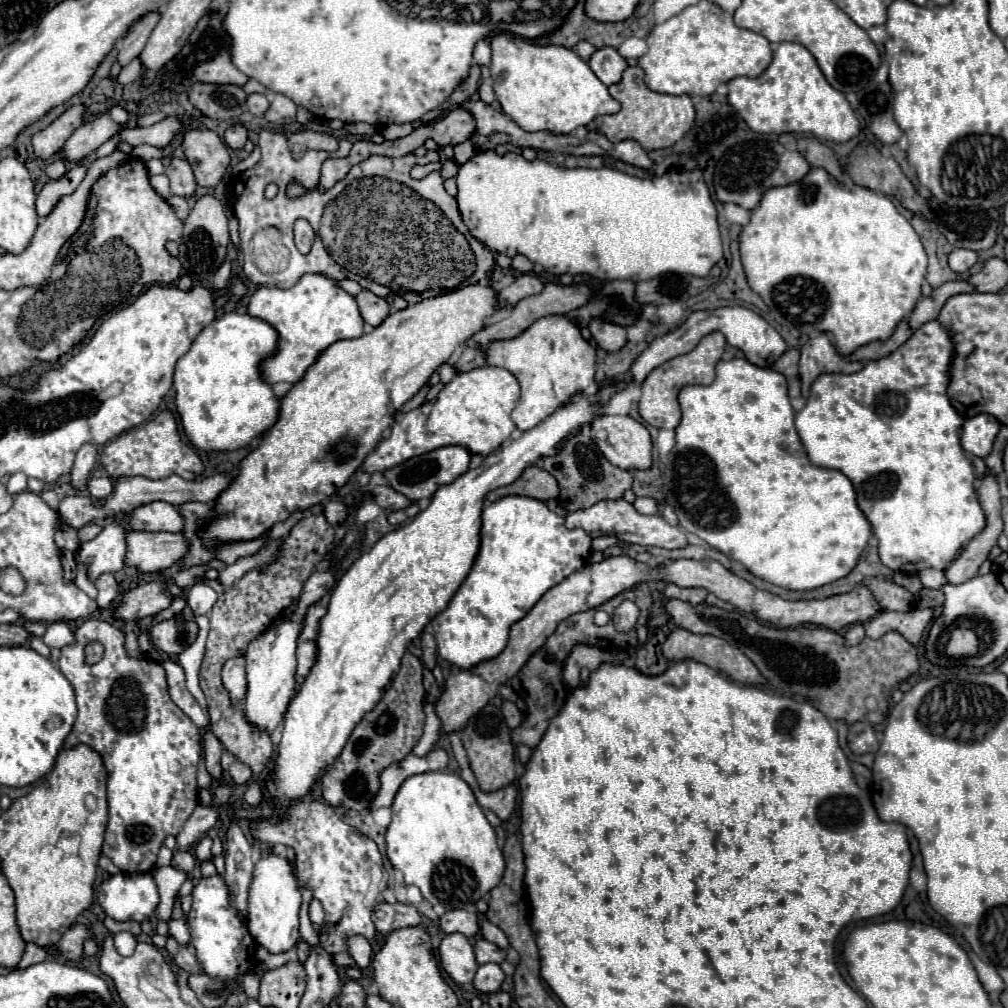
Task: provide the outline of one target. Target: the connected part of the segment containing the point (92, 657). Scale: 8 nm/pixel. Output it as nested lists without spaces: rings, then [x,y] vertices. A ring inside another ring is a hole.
[[[89,642],[89,646],[85,646],[85,656],[87,664],[97,664],[103,656],[103,646],[99,642]]]

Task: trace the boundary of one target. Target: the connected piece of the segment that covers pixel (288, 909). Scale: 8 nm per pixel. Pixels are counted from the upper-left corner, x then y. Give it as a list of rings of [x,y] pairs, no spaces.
[[[269,852],[263,858],[259,858],[249,888],[249,908],[247,908],[247,924],[257,944],[261,944],[273,954],[293,948],[293,944],[299,940],[299,908],[301,908],[301,890],[295,876],[295,866],[287,858],[277,856],[275,852]]]

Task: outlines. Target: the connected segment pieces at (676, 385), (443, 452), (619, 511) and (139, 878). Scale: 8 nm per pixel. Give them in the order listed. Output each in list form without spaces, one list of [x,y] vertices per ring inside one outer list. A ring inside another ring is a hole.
[[[711,332],[689,354],[677,356],[665,364],[661,364],[659,368],[655,368],[641,384],[641,400],[639,400],[641,418],[655,428],[675,430],[677,424],[681,422],[681,410],[679,410],[679,402],[677,402],[679,390],[689,384],[705,384],[705,386],[711,384],[715,380],[715,364],[721,360],[723,350],[725,350],[725,336],[721,332]]]
[[[443,446],[443,448],[437,448],[437,450],[429,452],[429,454],[411,458],[405,464],[399,464],[399,466],[387,470],[385,480],[389,482],[389,486],[393,490],[397,490],[397,492],[405,494],[409,500],[417,502],[421,498],[431,498],[437,488],[441,488],[445,484],[451,484],[457,476],[467,472],[469,460],[471,460],[471,454],[463,446]]]
[[[607,500],[607,502],[597,502],[595,506],[587,508],[587,510],[577,510],[571,512],[565,518],[565,526],[569,530],[573,528],[583,528],[585,532],[601,532],[601,534],[613,534],[617,536],[621,542],[629,542],[629,544],[639,544],[639,546],[657,546],[657,548],[665,548],[665,550],[675,550],[675,548],[685,548],[687,542],[687,534],[679,528],[673,526],[669,522],[665,522],[661,516],[643,516],[639,514],[629,502],[625,500]]]
[[[119,872],[99,886],[97,900],[115,920],[143,922],[155,912],[159,892],[151,874]]]

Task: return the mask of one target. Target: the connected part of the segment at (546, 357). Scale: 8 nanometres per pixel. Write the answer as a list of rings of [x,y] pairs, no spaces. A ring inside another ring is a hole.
[[[565,315],[546,316],[541,318],[541,328],[537,328],[537,322],[533,326],[533,330],[527,328],[517,338],[491,342],[487,350],[487,364],[509,370],[521,386],[521,398],[511,412],[511,418],[523,432],[535,428],[541,420],[571,400],[575,392],[589,390],[596,373],[596,349],[583,340],[579,327],[573,326]],[[531,340],[539,342],[537,350],[541,352],[531,352],[535,348],[531,346]]]

